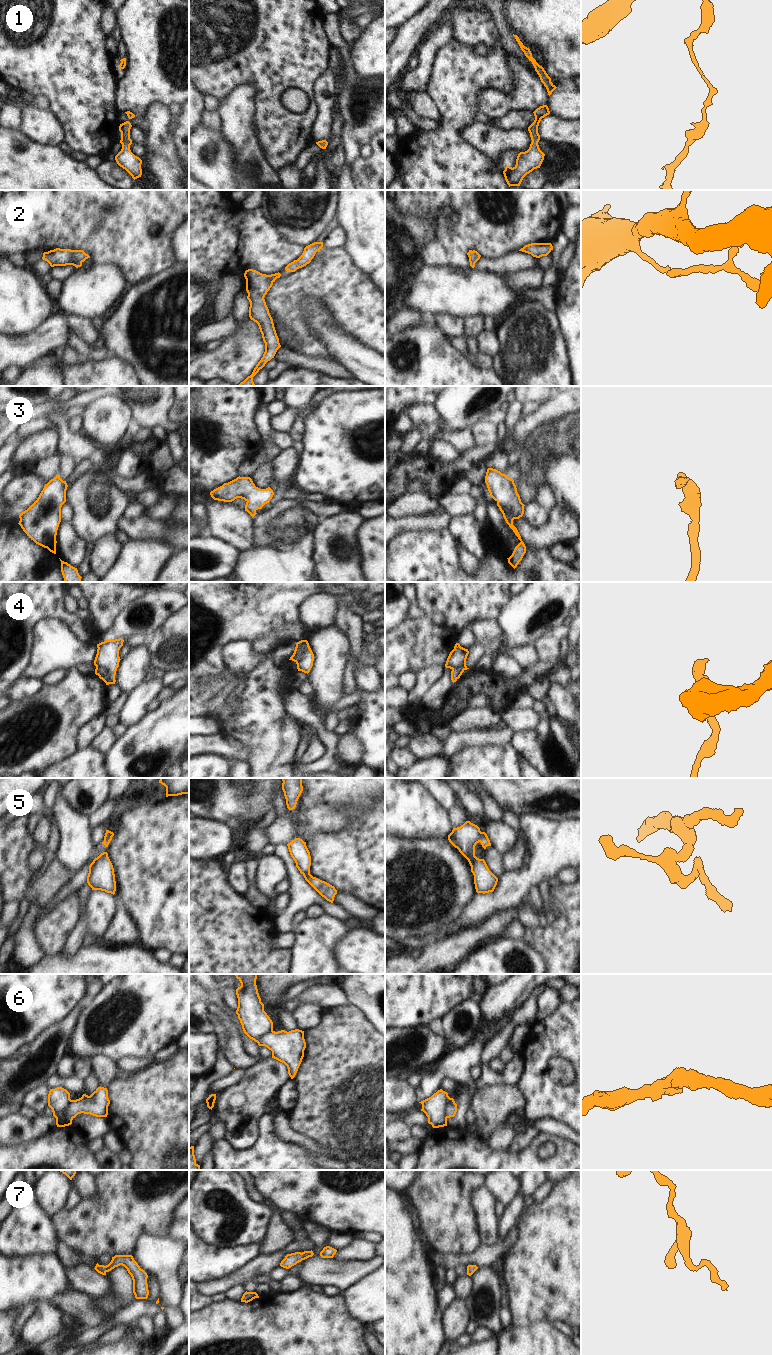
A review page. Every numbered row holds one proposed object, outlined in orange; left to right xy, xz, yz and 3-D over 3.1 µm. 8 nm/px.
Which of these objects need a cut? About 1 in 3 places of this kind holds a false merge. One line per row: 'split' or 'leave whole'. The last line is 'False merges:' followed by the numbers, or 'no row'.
1: leave whole
2: leave whole
3: leave whole
4: split
5: split
6: split
7: leave whole
False merges: 4, 5, 6

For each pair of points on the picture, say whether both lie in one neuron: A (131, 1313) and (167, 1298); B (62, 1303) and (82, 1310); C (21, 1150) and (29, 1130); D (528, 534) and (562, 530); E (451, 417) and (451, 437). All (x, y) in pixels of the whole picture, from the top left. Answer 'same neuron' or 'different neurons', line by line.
A: same neuron
B: same neuron
C: different neurons
D: same neuron
E: different neurons

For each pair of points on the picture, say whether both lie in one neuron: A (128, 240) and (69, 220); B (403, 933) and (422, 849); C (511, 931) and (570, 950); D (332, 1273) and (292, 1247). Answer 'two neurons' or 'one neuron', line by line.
A: one neuron
B: one neuron
C: two neurons
D: two neurons

